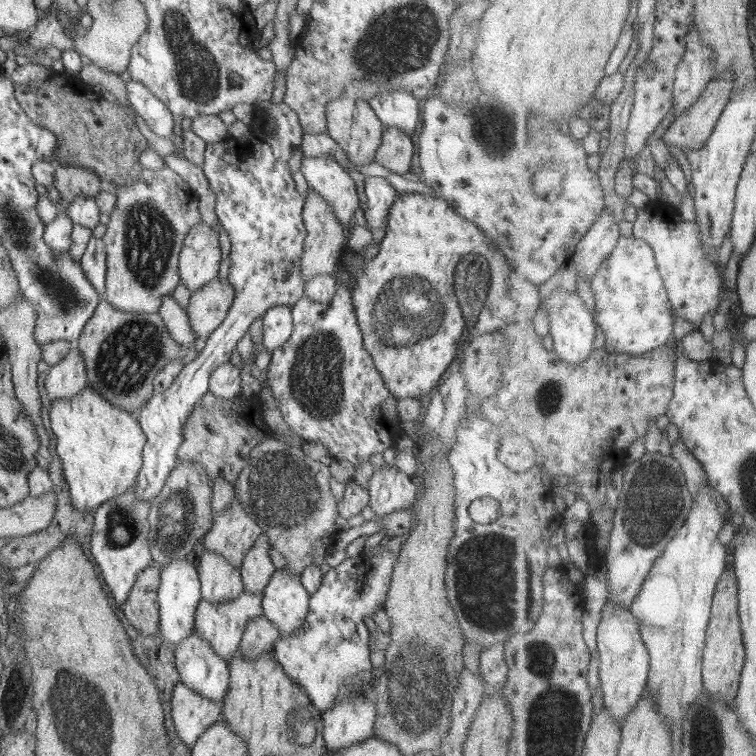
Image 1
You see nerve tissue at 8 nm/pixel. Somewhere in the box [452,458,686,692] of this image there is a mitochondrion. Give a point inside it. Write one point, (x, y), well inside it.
(487, 567)

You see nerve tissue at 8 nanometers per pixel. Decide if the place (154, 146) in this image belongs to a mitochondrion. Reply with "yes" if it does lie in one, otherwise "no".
no

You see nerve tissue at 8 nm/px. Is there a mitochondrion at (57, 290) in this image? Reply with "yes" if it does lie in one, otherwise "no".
yes

